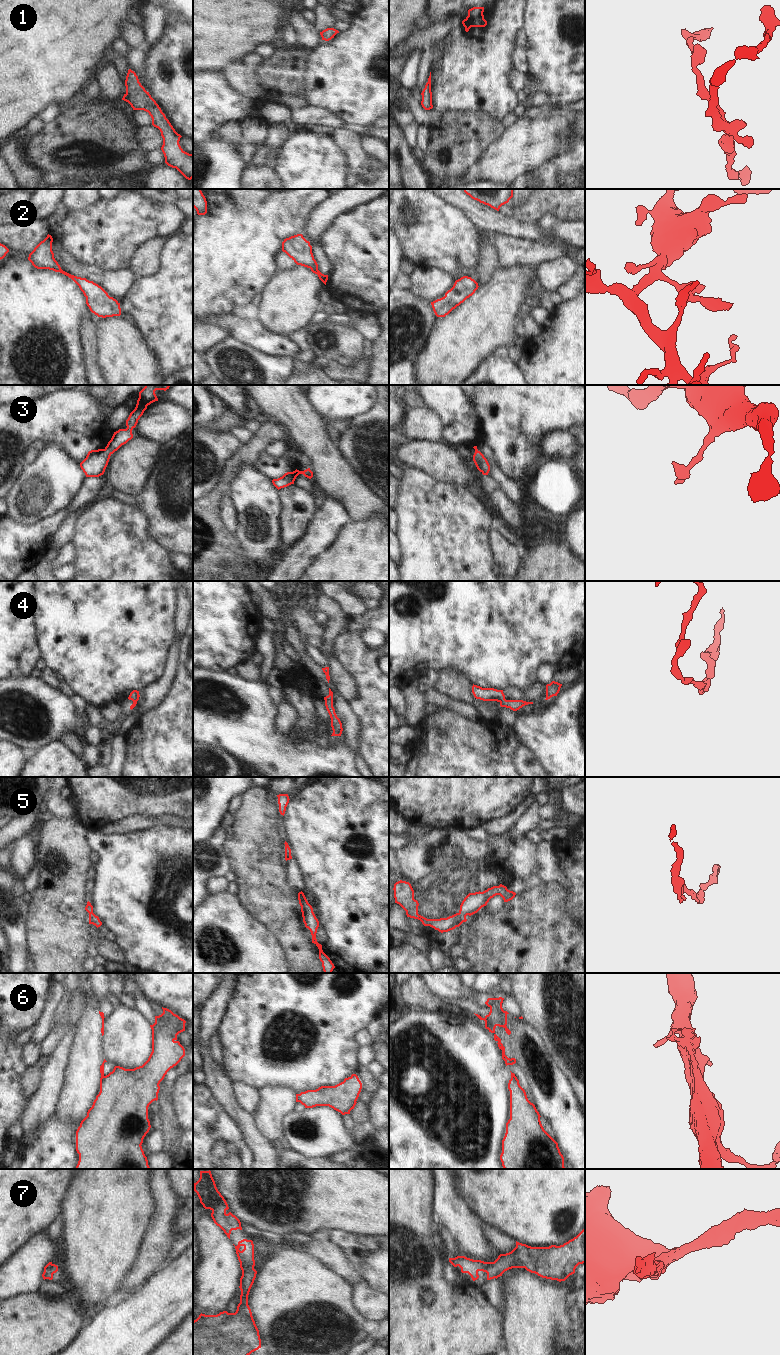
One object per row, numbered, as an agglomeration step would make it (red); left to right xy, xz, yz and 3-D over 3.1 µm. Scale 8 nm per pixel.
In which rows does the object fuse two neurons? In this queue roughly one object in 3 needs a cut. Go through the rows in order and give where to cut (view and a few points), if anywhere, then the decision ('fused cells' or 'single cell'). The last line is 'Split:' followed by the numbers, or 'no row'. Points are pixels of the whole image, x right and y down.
1: no cut; single cell
2: no cut; single cell
3: no cut; single cell
4: no cut; single cell
5: no cut; single cell
6: cut in xy along (105, 1076), (104, 1081), (100, 1085); fused cells
7: no cut; single cell
Split: 6

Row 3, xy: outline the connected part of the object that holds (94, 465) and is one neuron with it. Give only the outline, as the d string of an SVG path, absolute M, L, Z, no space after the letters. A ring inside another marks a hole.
M145 385L139 392L139 398L135 409L126 420L127 428L119 429L114 432L111 440L104 449L89 451L86 458L80 463L80 467L86 477L99 477L104 474L110 456L133 438L132 430L136 427L138 420L147 409L147 406L158 401L155 391L166 391L170 386L171 385Z

